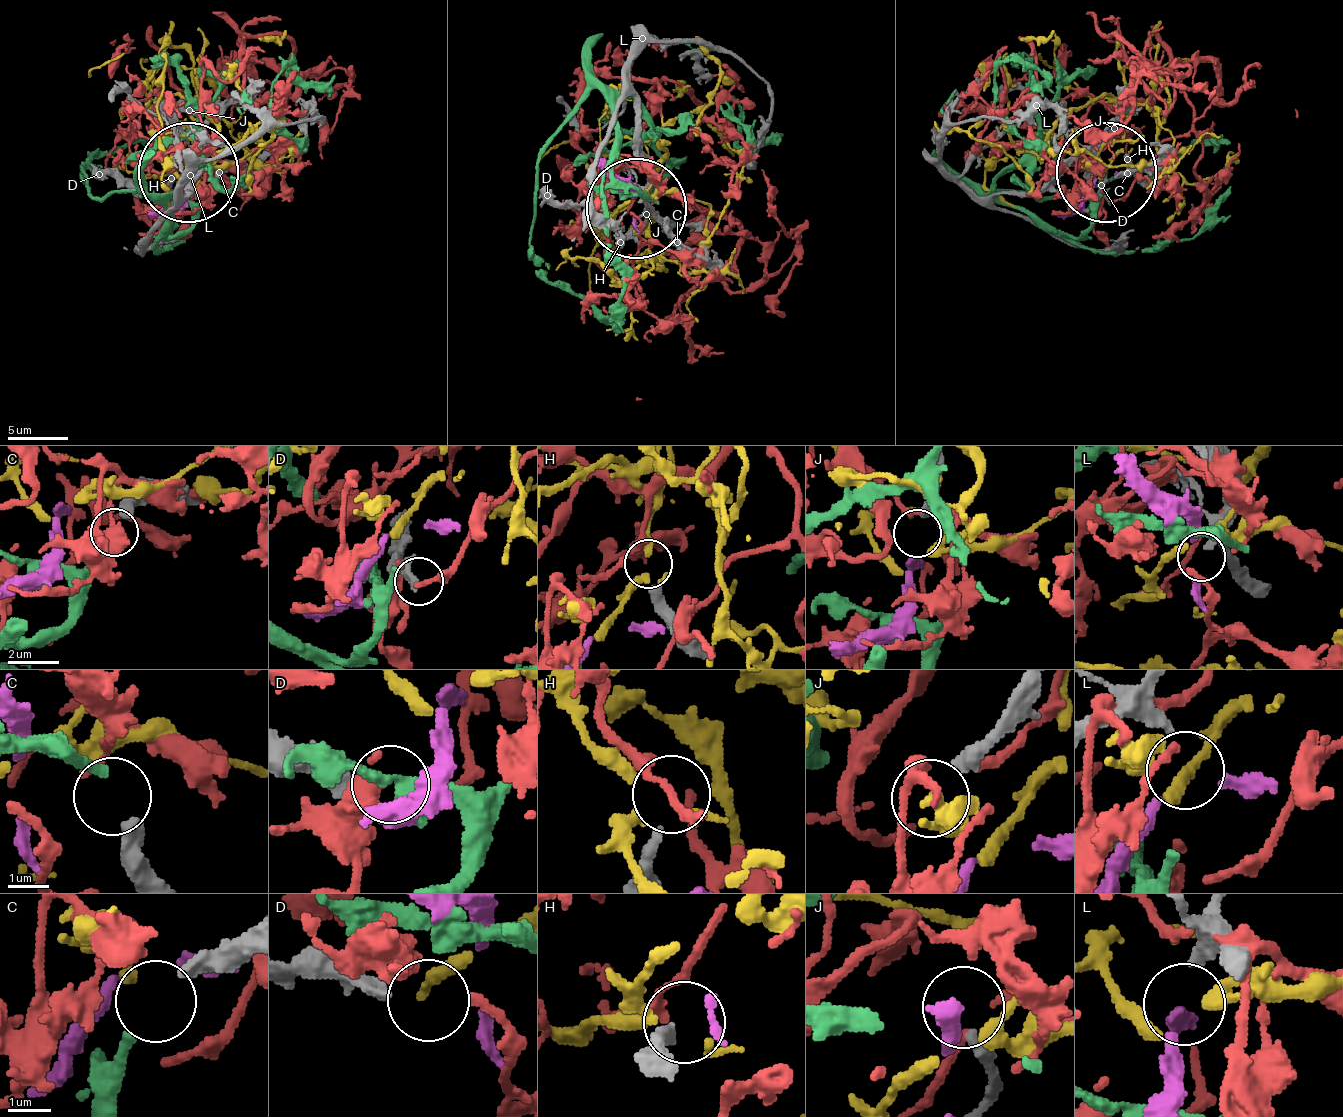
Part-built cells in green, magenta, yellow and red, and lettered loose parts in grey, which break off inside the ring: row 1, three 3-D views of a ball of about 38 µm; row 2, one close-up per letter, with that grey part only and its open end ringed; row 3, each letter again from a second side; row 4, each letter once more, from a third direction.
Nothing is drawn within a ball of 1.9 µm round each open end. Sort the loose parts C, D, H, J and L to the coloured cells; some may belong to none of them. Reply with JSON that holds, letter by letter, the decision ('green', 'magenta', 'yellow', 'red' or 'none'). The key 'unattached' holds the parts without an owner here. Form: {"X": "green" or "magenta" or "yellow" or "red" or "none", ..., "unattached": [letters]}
{"C": "green", "D": "none", "H": "none", "J": "none", "L": "magenta", "unattached": ["D", "H", "J"]}

